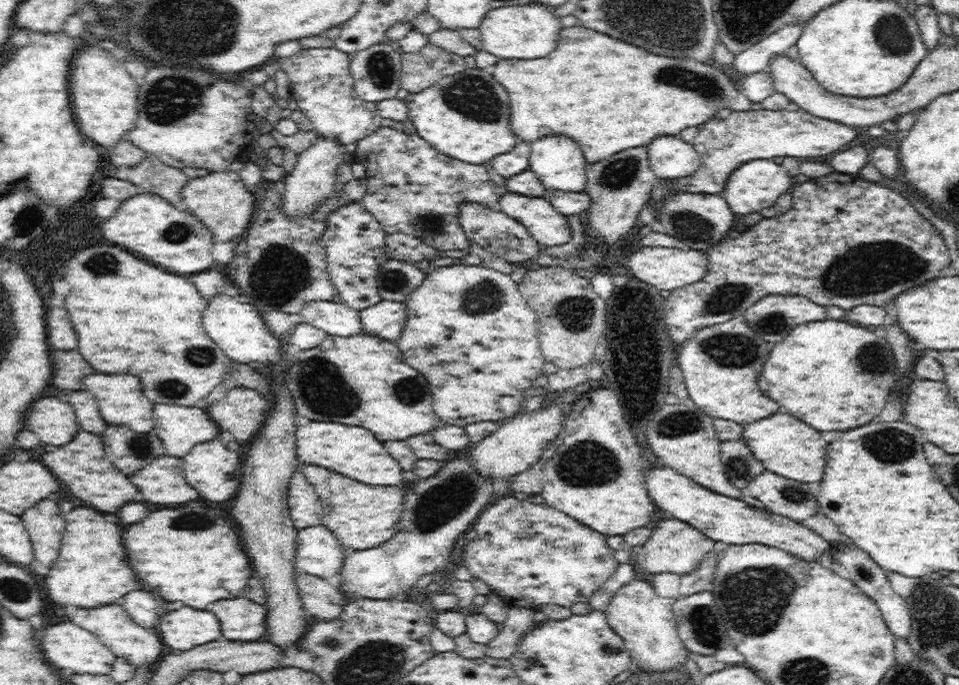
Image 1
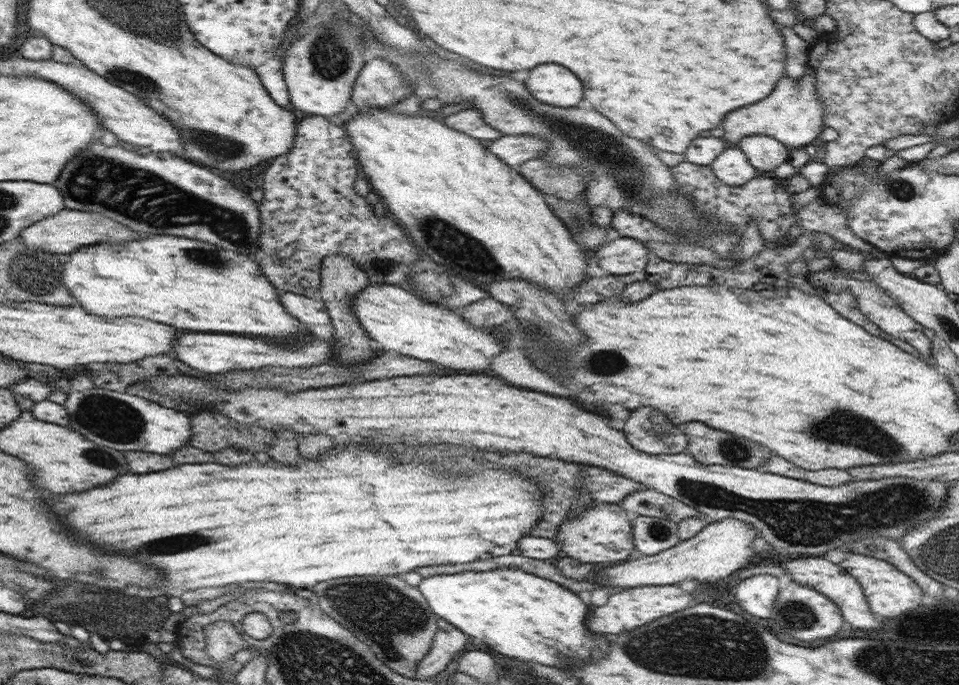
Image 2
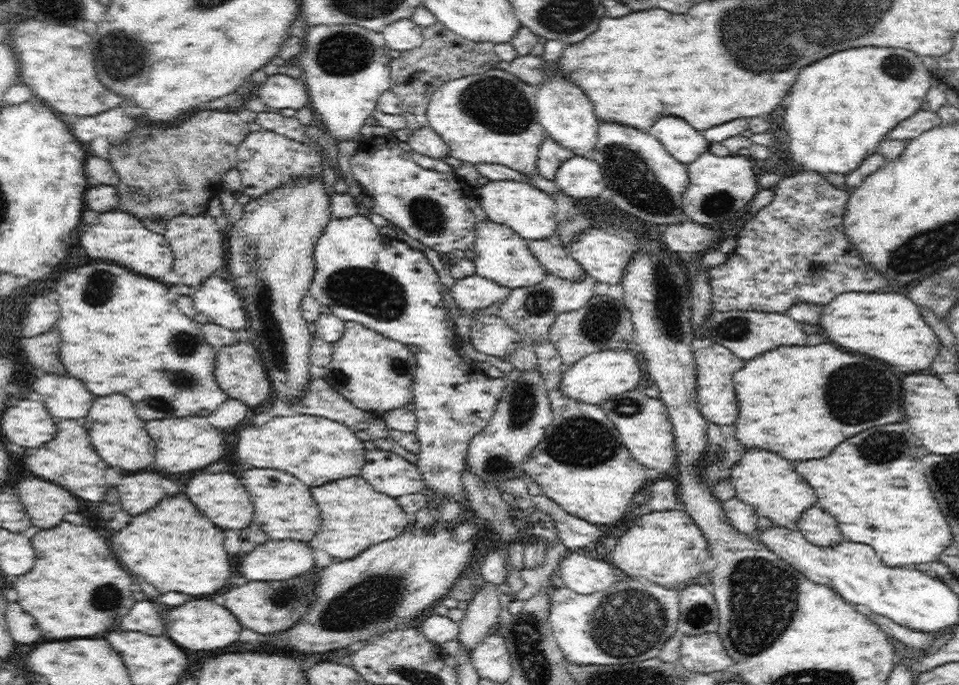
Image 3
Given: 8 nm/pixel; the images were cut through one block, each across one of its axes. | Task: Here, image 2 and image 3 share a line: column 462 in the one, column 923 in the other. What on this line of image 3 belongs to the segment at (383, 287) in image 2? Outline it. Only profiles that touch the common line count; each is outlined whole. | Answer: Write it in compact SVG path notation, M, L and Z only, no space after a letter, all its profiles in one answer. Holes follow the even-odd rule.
M844 292L824 308L820 326L828 340L840 348L882 358L910 372L930 368L940 348L938 336L924 322L918 306L898 292Z

